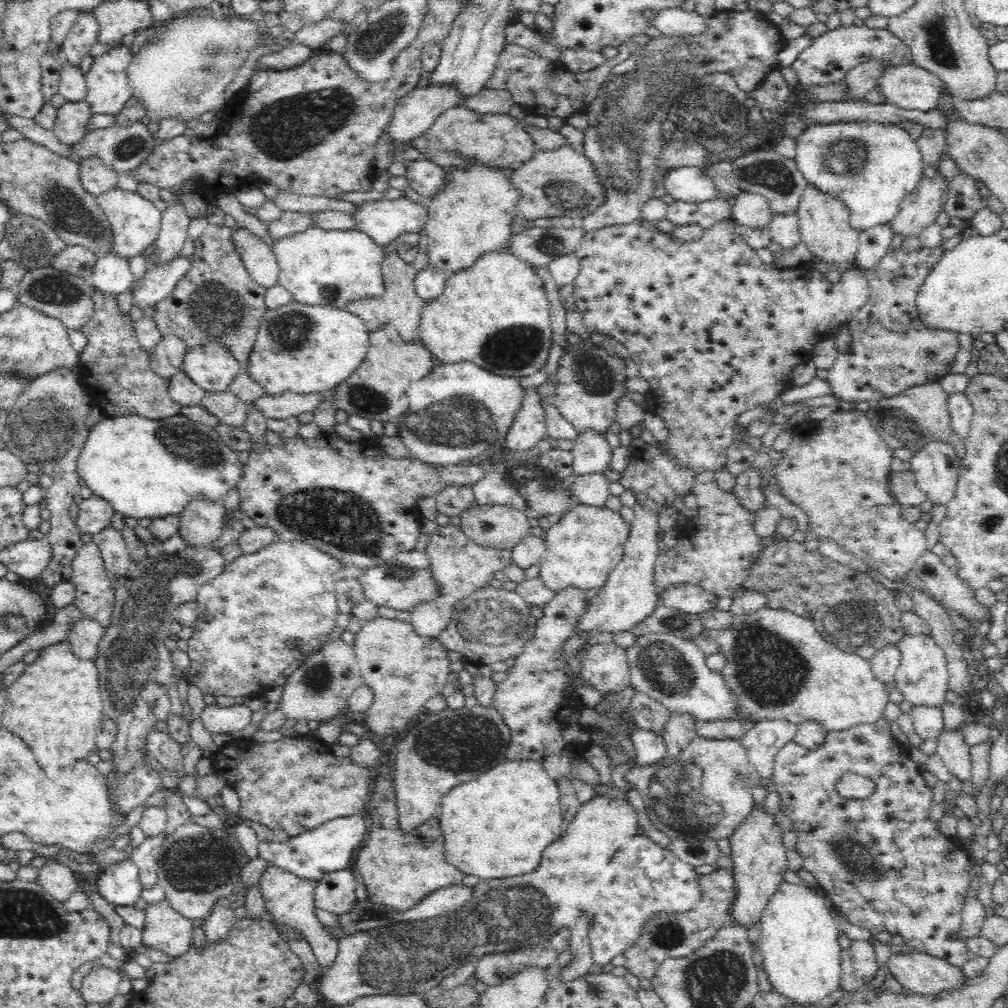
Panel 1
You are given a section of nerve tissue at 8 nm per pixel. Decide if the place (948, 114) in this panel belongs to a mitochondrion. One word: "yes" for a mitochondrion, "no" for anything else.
no

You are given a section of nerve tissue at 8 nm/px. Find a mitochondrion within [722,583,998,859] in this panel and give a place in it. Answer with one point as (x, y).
(768, 668)

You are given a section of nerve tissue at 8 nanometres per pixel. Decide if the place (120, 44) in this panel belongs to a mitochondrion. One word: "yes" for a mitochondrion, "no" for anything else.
no

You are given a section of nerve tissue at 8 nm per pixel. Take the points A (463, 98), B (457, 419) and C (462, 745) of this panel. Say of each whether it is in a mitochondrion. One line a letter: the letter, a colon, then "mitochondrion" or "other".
A: other
B: mitochondrion
C: mitochondrion

